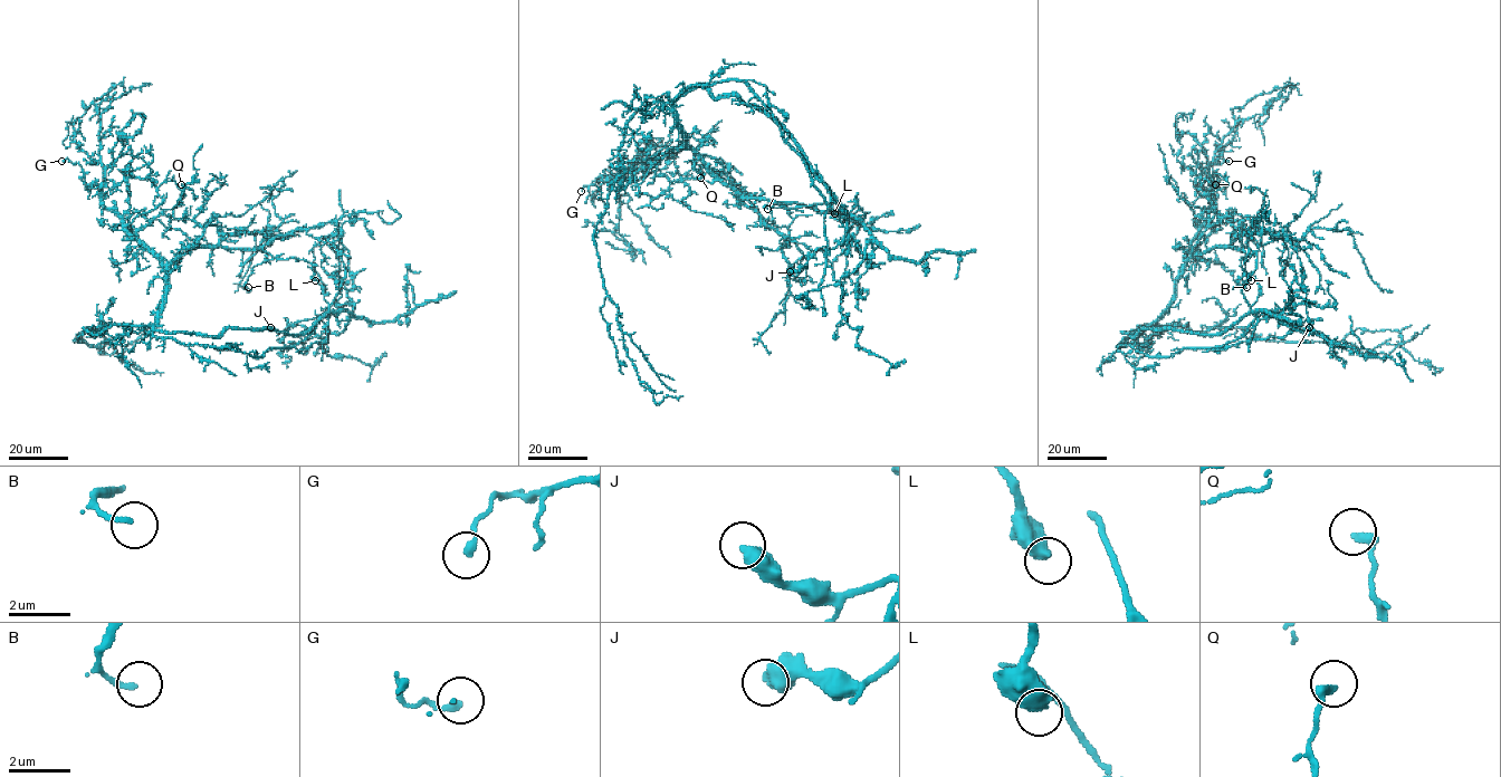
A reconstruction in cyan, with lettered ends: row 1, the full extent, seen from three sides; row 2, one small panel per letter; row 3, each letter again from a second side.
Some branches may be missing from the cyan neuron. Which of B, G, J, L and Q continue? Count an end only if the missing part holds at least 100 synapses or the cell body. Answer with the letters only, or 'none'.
none

